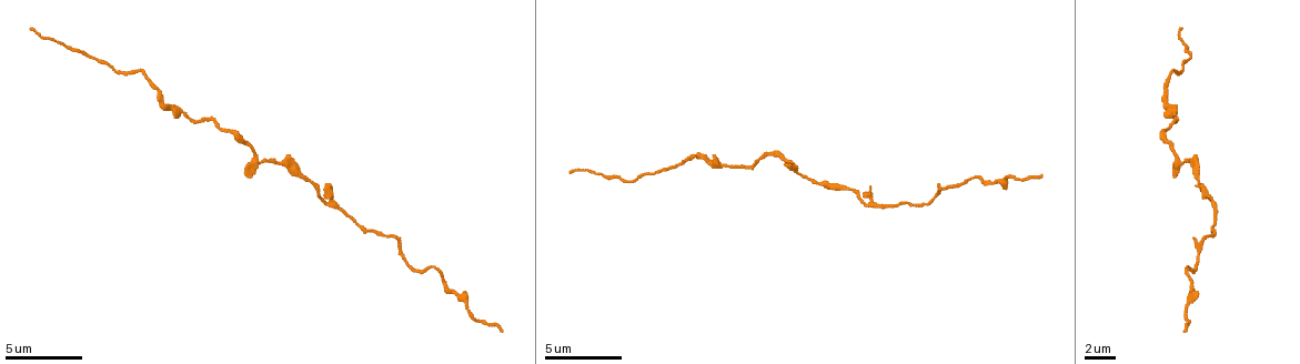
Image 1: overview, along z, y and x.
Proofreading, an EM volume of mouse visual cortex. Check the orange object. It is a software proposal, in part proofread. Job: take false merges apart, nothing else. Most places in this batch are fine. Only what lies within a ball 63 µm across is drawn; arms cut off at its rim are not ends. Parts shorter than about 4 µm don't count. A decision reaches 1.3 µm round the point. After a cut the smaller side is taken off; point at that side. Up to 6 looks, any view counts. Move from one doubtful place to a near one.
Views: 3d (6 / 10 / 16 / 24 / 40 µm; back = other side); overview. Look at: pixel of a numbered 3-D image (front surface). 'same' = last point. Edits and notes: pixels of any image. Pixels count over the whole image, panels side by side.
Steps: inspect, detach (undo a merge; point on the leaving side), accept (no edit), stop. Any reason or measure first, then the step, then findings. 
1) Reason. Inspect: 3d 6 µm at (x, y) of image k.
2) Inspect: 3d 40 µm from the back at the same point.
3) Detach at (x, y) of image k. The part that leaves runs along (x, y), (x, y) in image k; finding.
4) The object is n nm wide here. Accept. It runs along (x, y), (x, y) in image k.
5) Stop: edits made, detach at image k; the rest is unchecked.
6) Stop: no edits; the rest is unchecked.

Calibre changes. Inspect: 3d 10 µm at (719, 165) of image 1.

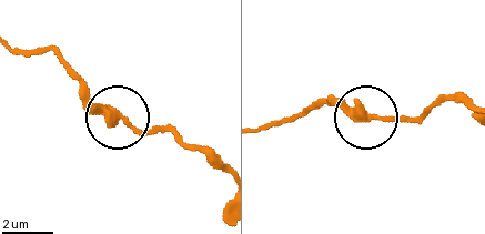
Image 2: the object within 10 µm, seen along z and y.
Zoom in. Inspect: 3d 6 µm at (114, 120) of image 2.

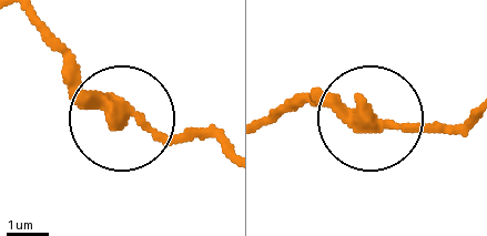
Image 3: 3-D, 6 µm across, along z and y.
Accept. It runs along (225, 147), (119, 120), (49, 45) in image 3; all the same cell.

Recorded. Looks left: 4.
Thin neck. Inspect: 3d 10 µm at (1198, 182) of image 1.

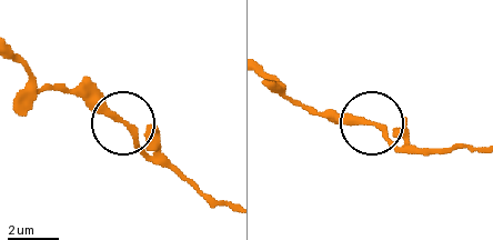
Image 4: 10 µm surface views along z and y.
Accept. It runs along (64, 87), (107, 103), (169, 166) in image 4; continuous, no second cell.

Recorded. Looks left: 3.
Calibre changes. Inspect: 3d 16 µm at (393, 236) of image 1.

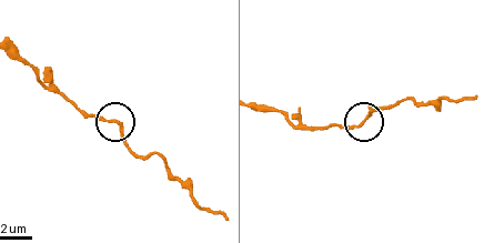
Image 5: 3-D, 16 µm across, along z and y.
Accept. It runs along (260, 103), (292, 114), (312, 128), (348, 128), (386, 105) in image 5; all the same cell.

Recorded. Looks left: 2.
Stop: no edits; the rest is unchecked.

